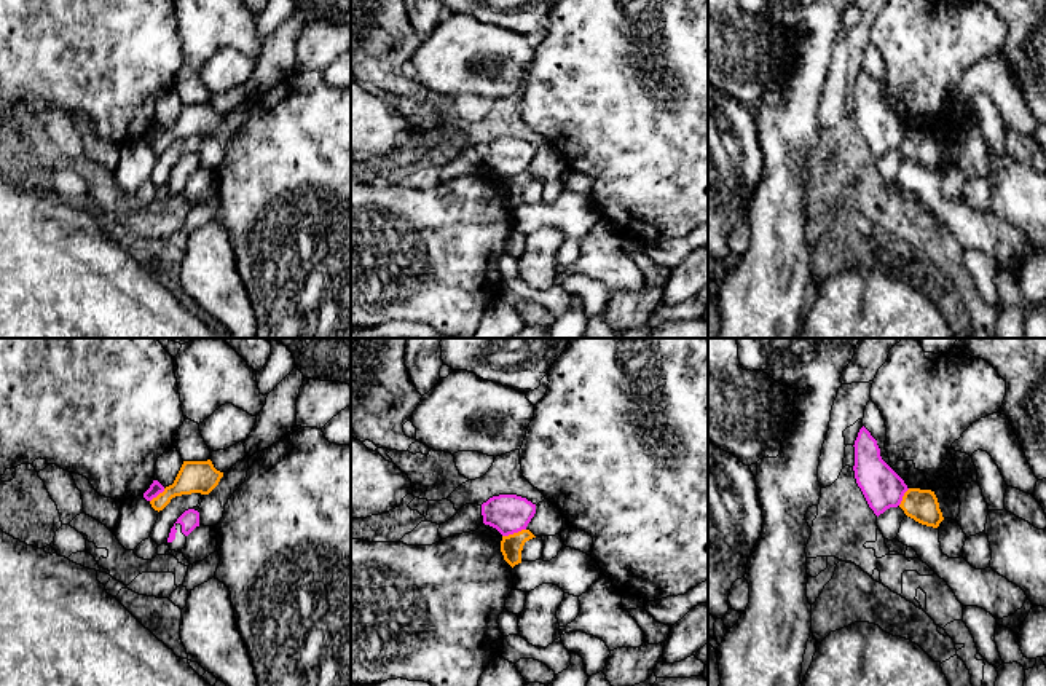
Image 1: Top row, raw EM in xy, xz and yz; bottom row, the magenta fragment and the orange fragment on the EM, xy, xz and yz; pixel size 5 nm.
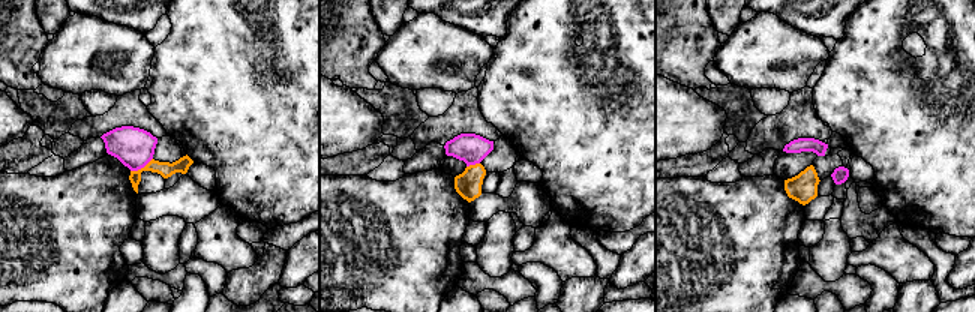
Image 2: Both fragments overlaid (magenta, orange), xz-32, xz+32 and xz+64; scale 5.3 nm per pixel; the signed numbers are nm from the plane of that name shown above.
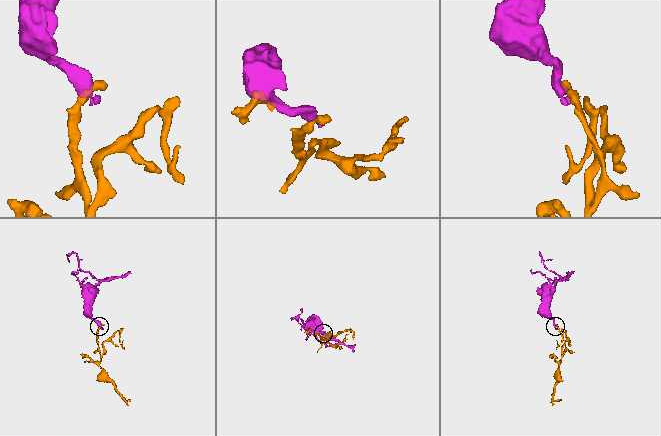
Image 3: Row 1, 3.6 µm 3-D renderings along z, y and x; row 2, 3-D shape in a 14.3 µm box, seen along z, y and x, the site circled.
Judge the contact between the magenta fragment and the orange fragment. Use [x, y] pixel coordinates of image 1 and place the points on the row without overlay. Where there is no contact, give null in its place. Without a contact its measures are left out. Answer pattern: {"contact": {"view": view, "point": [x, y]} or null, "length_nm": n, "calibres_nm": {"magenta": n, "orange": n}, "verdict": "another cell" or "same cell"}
{"contact": {"view": "xz", "point": [514, 174]}, "length_nm": 130, "calibres_nm": {"magenta": 200, "orange": 110}, "verdict": "another cell"}

